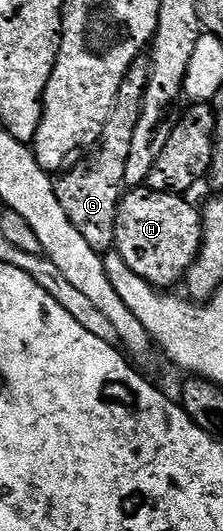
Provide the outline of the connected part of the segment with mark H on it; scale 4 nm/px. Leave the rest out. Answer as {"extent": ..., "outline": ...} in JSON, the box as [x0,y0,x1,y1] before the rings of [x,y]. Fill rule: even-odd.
{"extent":[113,186,202,290],"outline":[[[143,186],[129,189],[118,201],[113,251],[118,252],[120,258],[124,258],[126,265],[135,274],[159,290],[173,289],[170,288],[173,284],[181,285],[186,273],[194,265],[198,251],[202,249],[202,213],[186,200],[189,199],[185,195],[173,196],[170,192],[152,192]]]}

